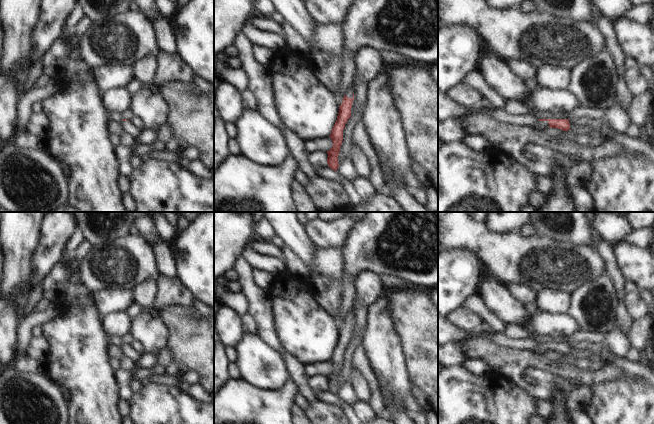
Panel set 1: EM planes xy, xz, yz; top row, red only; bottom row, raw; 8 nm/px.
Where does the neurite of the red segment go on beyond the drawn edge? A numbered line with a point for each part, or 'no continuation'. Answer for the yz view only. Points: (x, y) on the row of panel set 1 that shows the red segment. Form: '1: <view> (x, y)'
1: yz (540, 126)

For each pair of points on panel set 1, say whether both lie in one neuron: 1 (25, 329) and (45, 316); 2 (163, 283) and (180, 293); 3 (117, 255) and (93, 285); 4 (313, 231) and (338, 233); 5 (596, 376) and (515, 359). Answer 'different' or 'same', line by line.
1: same
2: same
3: same
4: same
5: same

